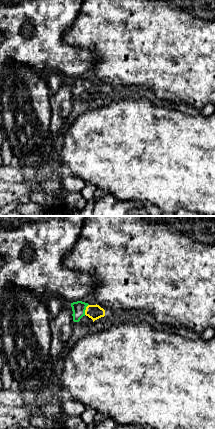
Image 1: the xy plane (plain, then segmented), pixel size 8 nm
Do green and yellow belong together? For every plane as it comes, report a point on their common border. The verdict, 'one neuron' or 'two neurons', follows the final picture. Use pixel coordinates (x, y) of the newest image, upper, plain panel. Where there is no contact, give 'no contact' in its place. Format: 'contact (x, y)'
contact (85, 85)

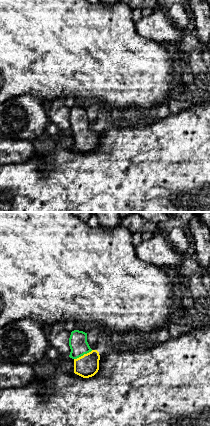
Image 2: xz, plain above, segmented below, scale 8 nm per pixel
contact (83, 130)

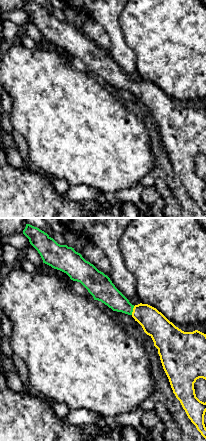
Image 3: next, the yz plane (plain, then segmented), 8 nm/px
contact (132, 86)

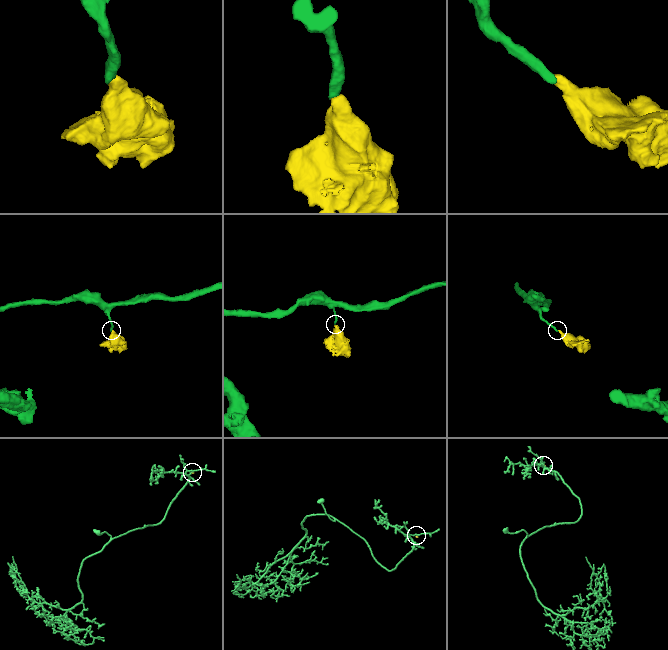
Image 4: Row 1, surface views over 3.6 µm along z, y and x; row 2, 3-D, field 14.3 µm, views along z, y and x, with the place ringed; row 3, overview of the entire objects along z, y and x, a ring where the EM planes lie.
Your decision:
one neuron

